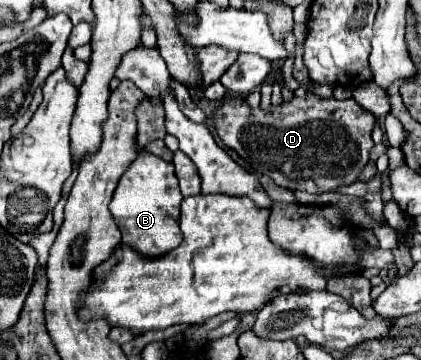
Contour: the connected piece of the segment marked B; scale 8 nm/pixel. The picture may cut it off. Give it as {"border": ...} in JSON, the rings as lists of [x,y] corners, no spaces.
{"border":[[[142,150],[142,154],[138,154],[128,170],[122,174],[110,202],[110,212],[122,230],[124,244],[134,246],[144,256],[160,256],[182,242],[182,232],[178,228],[180,202],[182,196],[178,178],[174,174],[174,164],[148,150]]]}

